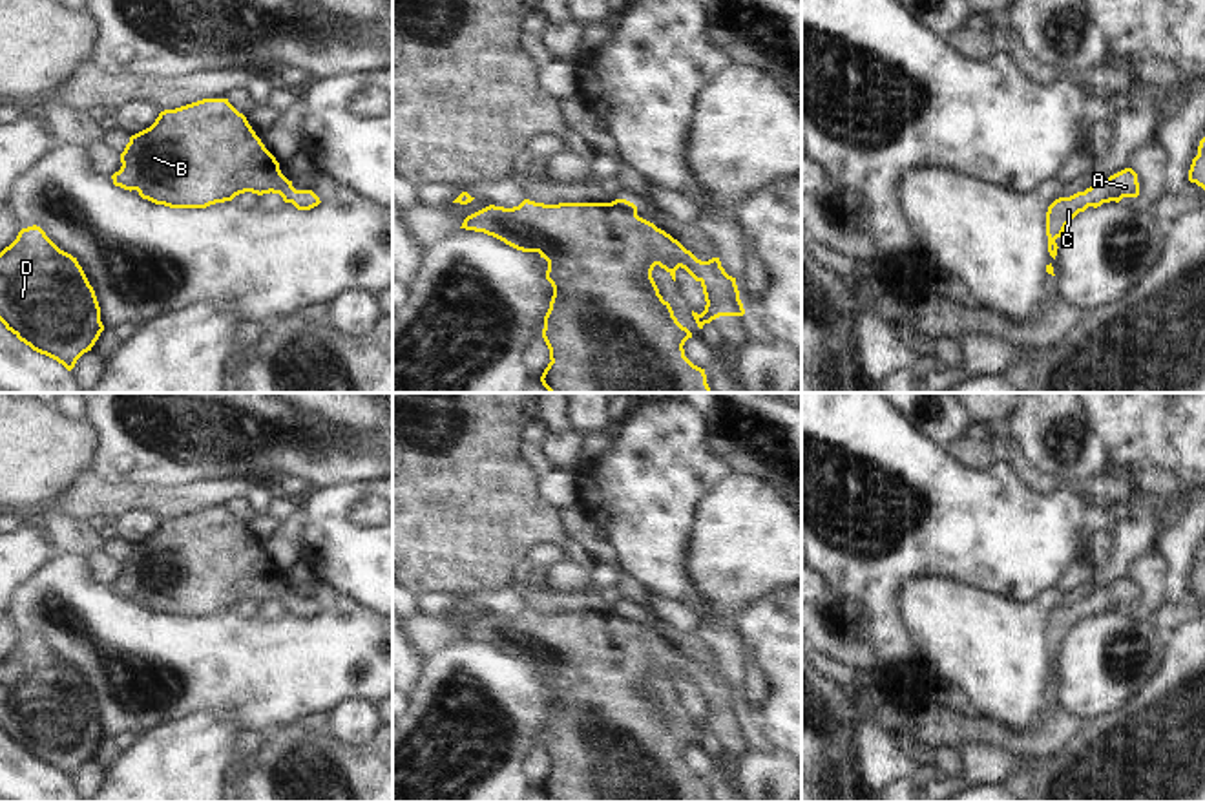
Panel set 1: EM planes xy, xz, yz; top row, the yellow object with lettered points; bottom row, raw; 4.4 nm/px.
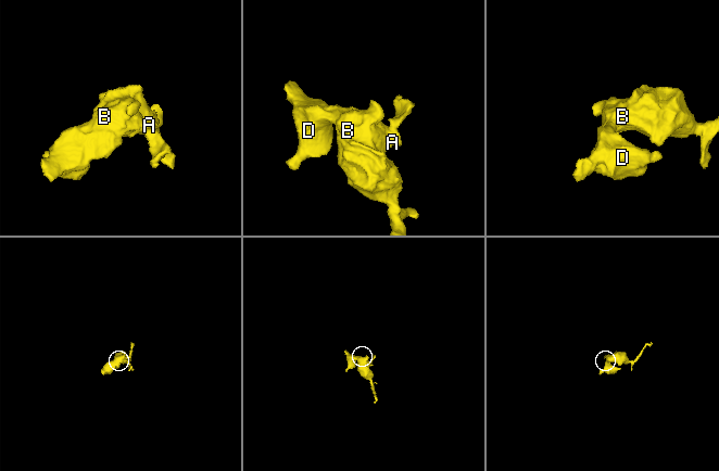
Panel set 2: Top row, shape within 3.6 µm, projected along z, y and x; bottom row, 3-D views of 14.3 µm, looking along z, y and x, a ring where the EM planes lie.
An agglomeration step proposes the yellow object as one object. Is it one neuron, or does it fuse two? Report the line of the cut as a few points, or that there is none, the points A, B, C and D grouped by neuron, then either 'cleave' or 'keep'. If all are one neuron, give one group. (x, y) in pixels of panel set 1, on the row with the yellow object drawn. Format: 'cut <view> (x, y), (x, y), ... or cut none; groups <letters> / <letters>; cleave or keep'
cut none; groups A B C D; keep

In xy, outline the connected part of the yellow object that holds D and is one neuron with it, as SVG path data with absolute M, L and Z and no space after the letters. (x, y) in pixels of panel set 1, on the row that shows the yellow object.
M37 225L22 228L0 252L0 322L20 342L68 371L91 351L104 331L95 290L77 258L60 250Z

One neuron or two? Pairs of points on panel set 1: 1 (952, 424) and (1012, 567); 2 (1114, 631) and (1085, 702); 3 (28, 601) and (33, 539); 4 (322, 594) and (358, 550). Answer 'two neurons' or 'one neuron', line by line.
1: two neurons
2: one neuron
3: two neurons
4: two neurons

